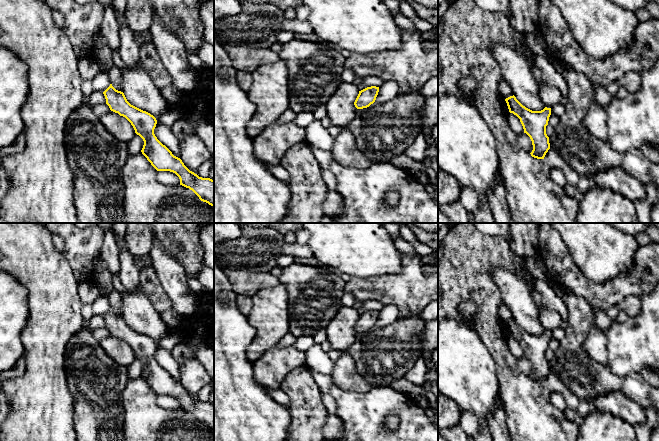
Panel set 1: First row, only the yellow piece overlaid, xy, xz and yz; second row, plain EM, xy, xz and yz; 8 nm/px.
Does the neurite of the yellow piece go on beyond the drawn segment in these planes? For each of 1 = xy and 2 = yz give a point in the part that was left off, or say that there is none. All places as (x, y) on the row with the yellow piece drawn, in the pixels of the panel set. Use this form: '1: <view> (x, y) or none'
1: none
2: none

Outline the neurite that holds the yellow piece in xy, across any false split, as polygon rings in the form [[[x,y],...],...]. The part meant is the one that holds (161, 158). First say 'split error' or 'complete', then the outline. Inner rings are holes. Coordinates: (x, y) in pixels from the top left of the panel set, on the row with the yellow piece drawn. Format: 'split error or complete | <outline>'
complete | [[[110,84],[103,94],[106,99],[106,104],[109,106],[110,110],[125,117],[133,126],[135,133],[143,139],[144,145],[141,152],[151,163],[151,165],[157,171],[170,171],[175,173],[180,179],[180,185],[189,188],[199,197],[201,201],[214,207],[214,180],[199,177],[197,174],[190,171],[180,158],[174,156],[172,152],[157,139],[154,134],[154,129],[157,124],[156,118],[150,113],[131,105],[127,101],[124,93],[116,90],[112,84]]]

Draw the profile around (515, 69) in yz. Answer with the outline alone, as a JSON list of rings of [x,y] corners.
[[[502,43],[492,46],[491,53],[499,63],[502,75],[511,86],[516,99],[532,111],[543,110],[546,106],[540,99],[539,82],[526,58]]]

